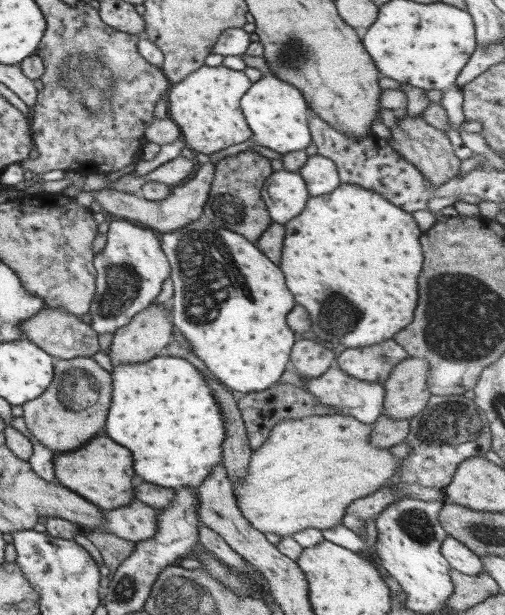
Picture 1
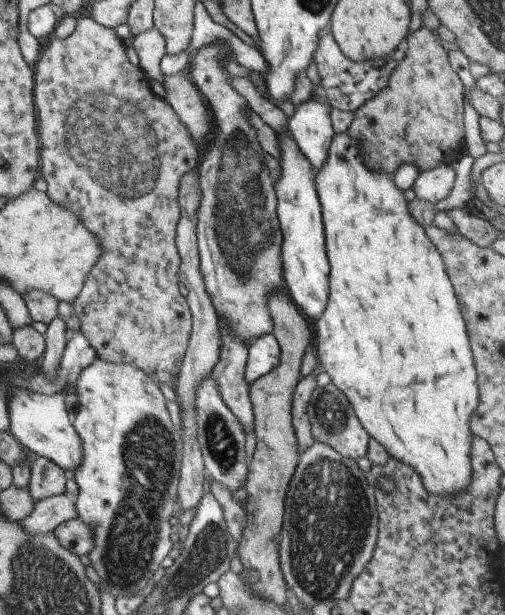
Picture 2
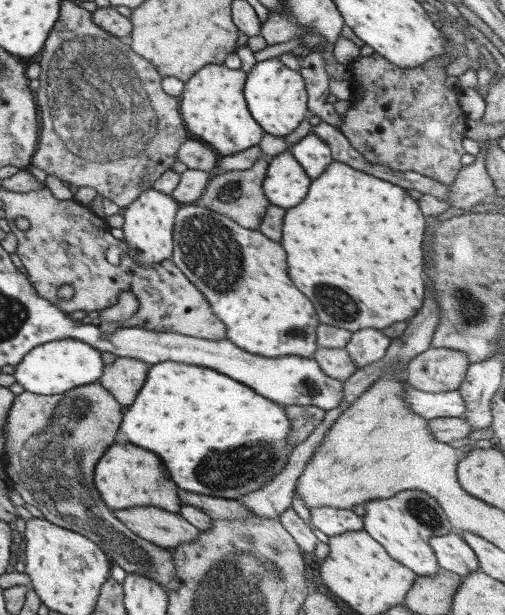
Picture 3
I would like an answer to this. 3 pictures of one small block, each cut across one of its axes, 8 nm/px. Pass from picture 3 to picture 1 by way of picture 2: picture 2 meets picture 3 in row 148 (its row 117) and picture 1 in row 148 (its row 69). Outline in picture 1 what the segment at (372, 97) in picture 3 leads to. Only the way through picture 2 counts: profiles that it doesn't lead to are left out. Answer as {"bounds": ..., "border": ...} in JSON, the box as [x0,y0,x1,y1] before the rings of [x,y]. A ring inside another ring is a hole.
{"bounds":[389,114,460,186],"border":[[[407,114],[399,120],[396,119],[395,124],[395,129],[391,130],[389,145],[419,170],[425,180],[433,186],[439,186],[457,176],[460,160],[453,154],[453,148],[445,132],[429,126],[420,115],[410,117]]]}

